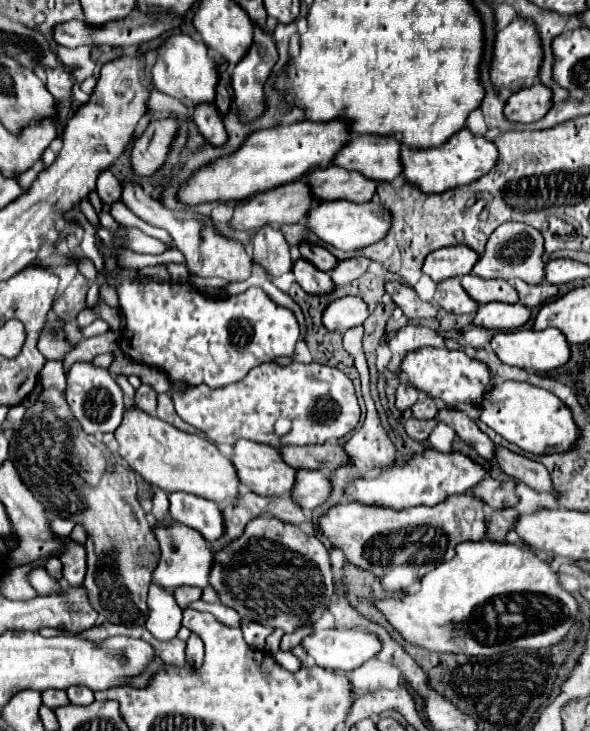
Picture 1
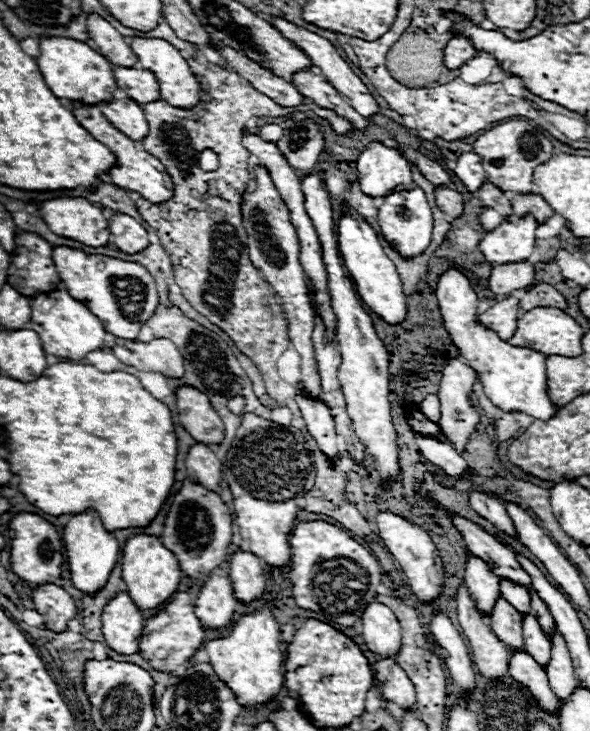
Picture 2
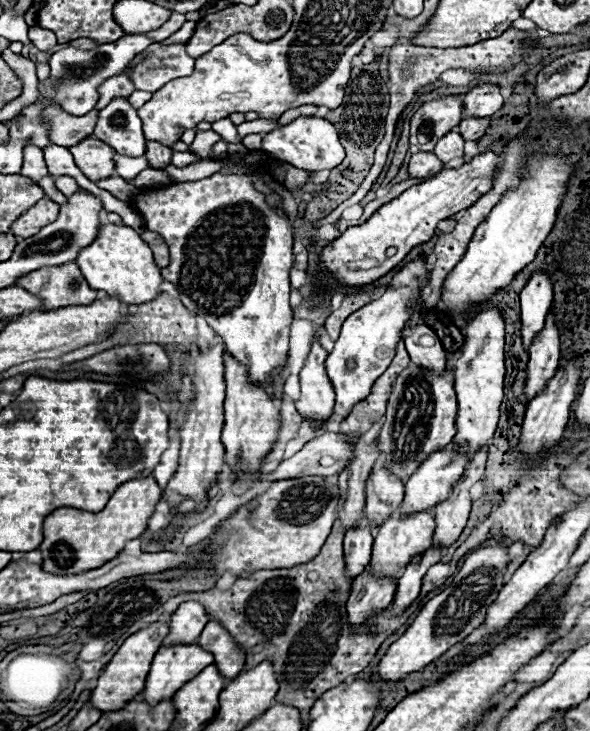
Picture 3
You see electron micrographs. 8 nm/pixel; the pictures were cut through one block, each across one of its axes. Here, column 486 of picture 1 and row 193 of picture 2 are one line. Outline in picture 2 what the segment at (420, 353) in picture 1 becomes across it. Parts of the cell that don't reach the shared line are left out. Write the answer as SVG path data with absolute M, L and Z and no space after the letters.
M370 142L356 164L356 176L362 192L368 196L388 196L394 190L412 188L410 162L398 152L398 148L384 146L382 142Z

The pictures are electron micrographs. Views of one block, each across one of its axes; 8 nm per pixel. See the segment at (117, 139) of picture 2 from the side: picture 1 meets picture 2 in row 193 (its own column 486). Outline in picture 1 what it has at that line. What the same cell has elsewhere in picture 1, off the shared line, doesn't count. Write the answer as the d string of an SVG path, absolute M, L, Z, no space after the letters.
M464 128L448 138L444 146L432 150L408 150L408 146L402 146L400 158L408 182L418 184L422 192L444 192L452 186L470 184L482 174L488 174L498 162L498 148L492 140L484 136L474 136L468 128Z

